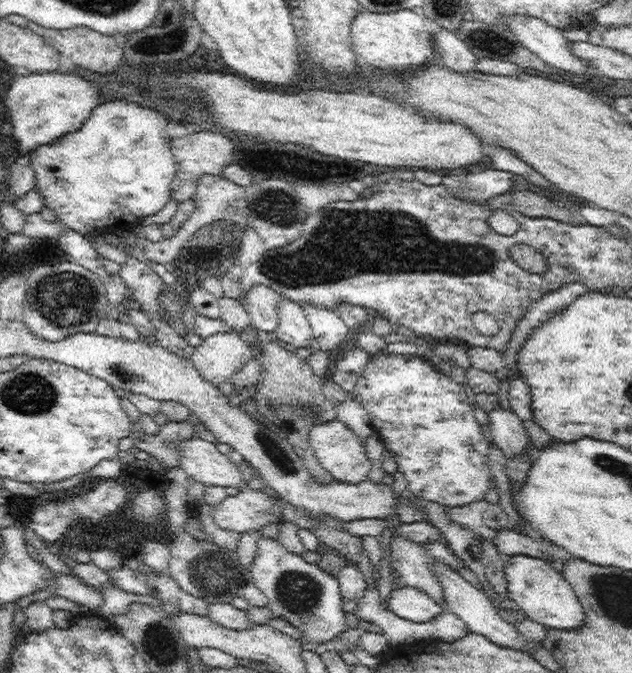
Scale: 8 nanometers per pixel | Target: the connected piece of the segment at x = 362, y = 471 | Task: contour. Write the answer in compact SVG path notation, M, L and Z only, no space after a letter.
M334 419L330 422L320 422L314 425L309 432L309 441L315 457L333 476L334 480L354 484L367 479L372 467L370 459L366 456L364 442L344 422Z

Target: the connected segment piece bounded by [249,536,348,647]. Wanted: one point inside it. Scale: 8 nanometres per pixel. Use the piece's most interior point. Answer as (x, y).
(307, 597)

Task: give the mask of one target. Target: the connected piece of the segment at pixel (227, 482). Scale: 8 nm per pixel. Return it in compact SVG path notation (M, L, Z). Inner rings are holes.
M200 437L177 442L179 467L190 480L205 486L234 487L242 490L244 475L240 465L234 465L228 455L222 455L214 443Z

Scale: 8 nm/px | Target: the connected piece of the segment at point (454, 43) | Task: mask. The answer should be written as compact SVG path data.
M436 27L434 33L434 52L444 60L450 70L468 74L476 70L477 58L468 45L452 31Z

